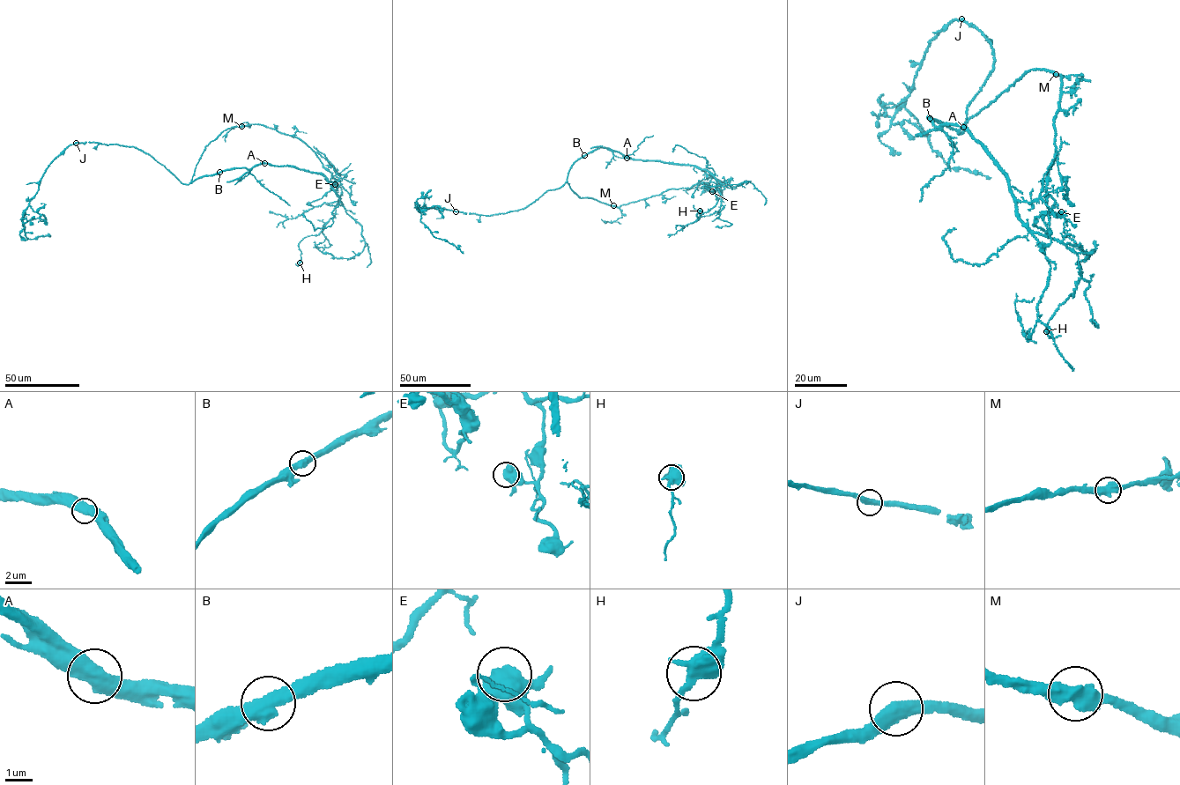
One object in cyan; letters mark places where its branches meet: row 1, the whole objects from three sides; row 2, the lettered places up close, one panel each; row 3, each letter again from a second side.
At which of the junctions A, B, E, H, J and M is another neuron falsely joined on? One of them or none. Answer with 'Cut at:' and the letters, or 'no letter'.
Cut at: no letter

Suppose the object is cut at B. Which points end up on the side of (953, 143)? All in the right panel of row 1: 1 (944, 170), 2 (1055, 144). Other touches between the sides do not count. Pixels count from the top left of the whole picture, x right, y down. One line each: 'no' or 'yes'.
1: yes
2: no

